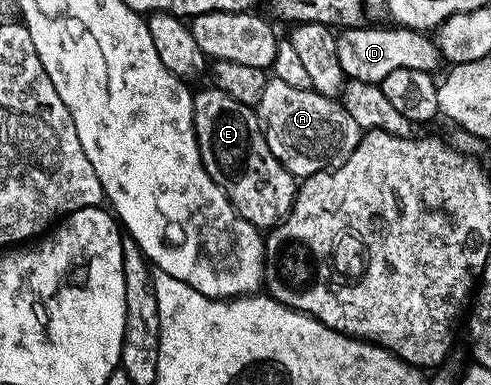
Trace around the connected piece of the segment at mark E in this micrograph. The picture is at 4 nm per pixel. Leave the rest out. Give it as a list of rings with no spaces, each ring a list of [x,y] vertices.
[[[214,86],[194,93],[193,122],[201,162],[209,170],[209,178],[225,190],[229,202],[254,228],[270,230],[291,213],[297,191],[296,177],[283,169],[283,164],[272,154],[263,136],[256,109],[249,104],[229,98]]]

